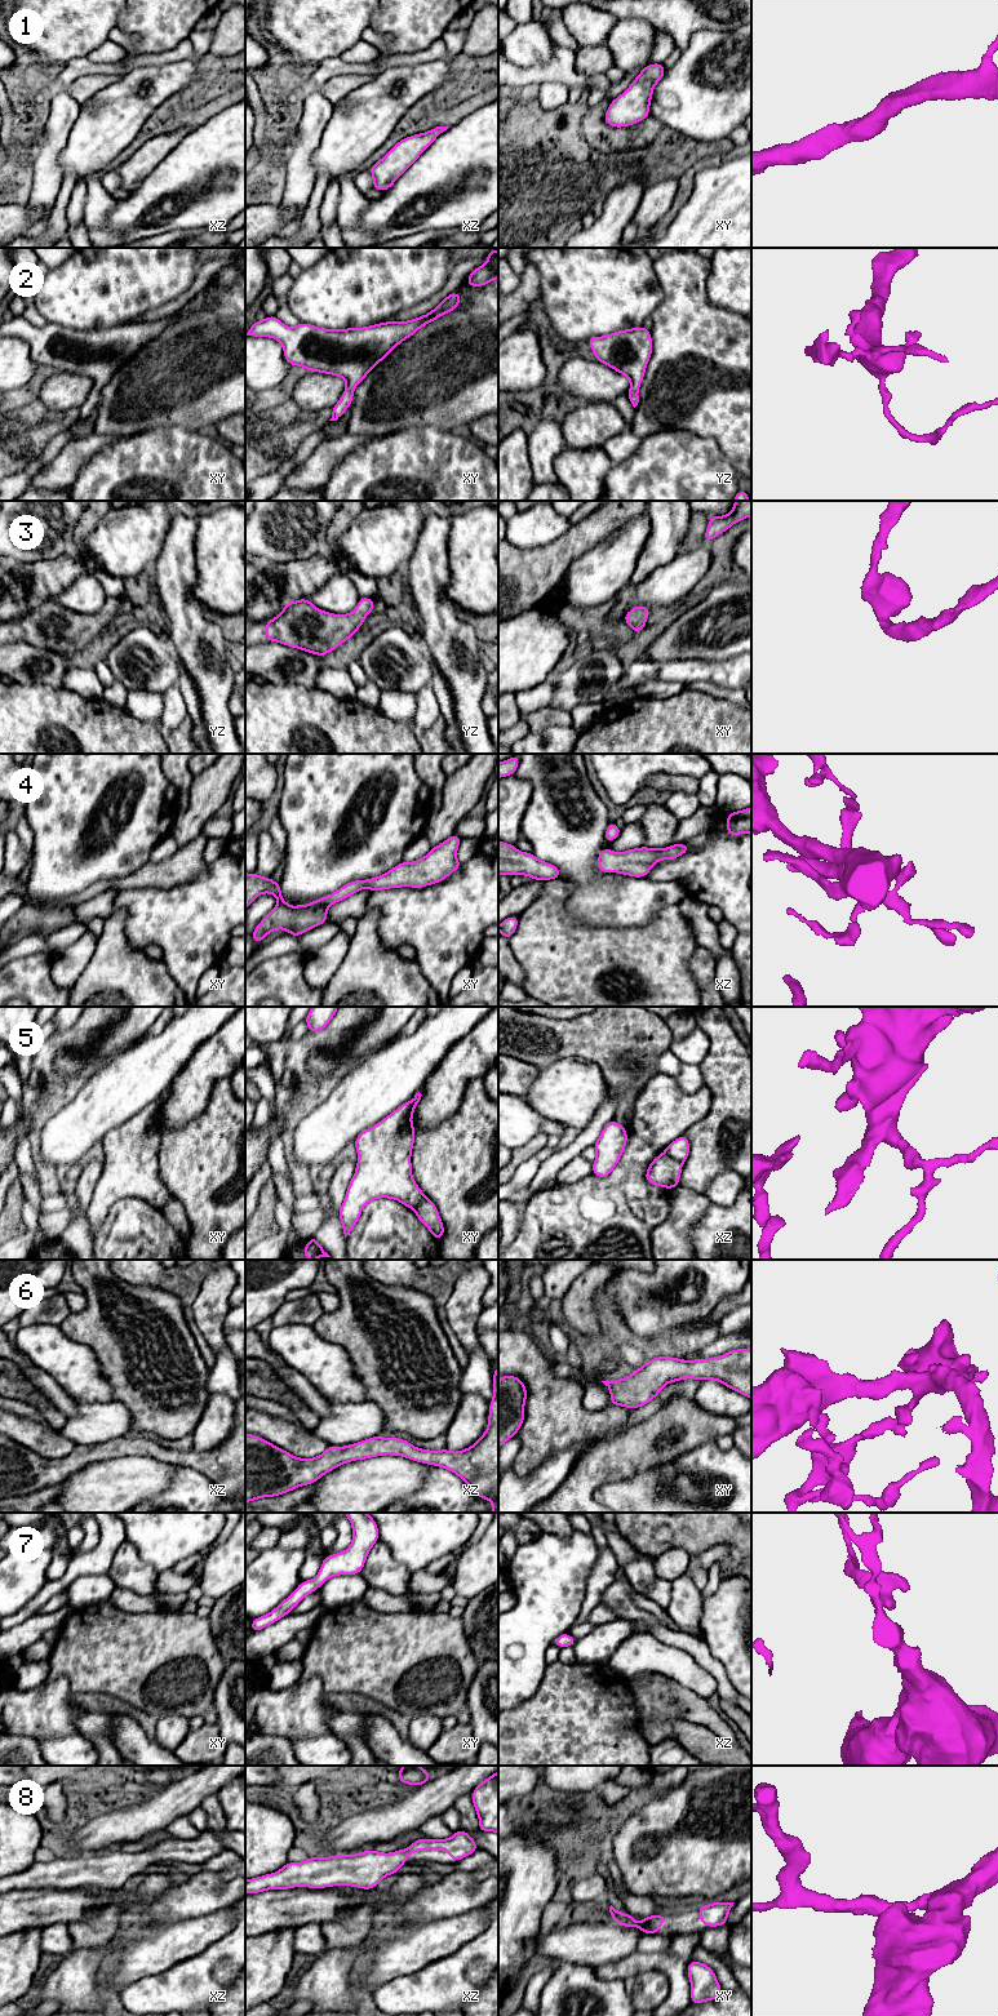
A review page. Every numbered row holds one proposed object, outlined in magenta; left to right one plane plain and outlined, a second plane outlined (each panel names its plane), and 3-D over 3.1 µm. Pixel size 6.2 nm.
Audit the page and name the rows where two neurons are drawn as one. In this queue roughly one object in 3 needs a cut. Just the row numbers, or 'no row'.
5

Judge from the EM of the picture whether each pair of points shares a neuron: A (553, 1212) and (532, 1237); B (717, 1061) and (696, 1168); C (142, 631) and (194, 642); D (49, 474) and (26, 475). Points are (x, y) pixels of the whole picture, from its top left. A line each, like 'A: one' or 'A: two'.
A: one
B: one
C: two
D: two

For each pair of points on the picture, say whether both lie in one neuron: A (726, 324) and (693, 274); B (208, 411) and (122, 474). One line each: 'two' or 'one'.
A: one
B: two

